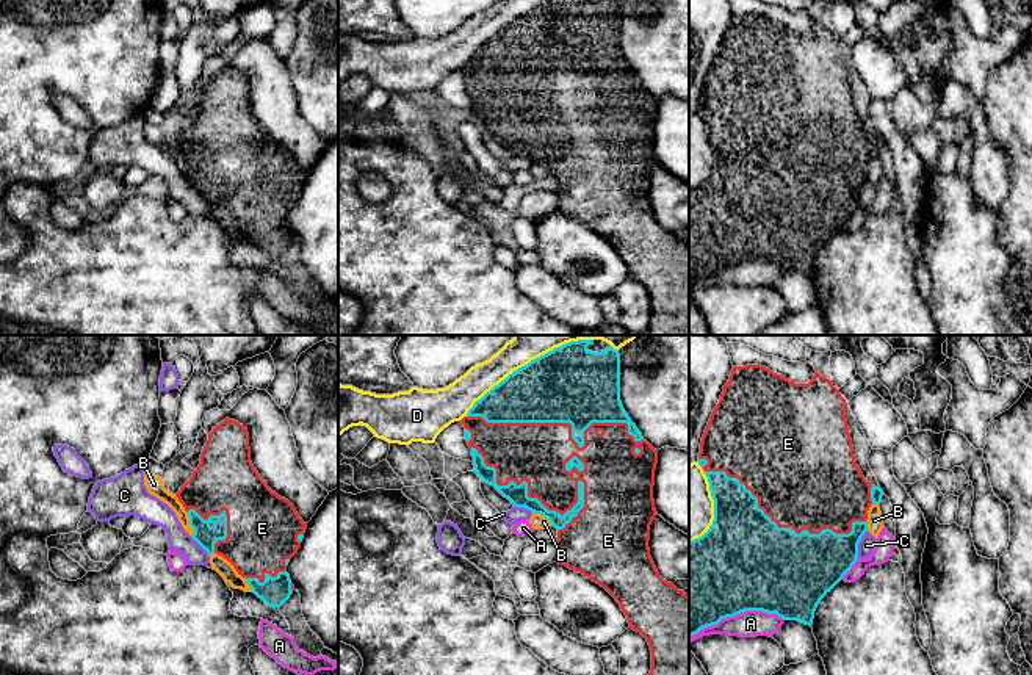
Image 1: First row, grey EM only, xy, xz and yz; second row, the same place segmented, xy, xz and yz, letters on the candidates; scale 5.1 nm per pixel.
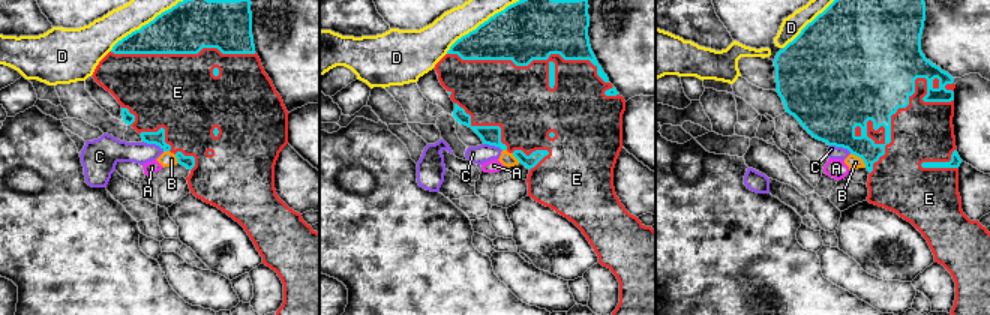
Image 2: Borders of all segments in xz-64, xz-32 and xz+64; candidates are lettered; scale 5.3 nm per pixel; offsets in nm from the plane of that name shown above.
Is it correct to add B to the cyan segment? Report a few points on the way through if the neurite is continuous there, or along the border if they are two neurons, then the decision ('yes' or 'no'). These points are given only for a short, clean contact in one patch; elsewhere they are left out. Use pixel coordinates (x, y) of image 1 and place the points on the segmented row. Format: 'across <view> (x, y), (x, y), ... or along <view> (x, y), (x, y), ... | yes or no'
no

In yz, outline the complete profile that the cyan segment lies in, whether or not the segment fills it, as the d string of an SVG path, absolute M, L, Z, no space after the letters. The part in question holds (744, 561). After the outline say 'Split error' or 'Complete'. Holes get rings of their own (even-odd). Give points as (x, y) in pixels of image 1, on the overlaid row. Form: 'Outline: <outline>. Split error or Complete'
Outline: M761 365L733 366L728 382L714 407L700 443L698 465L703 468L711 496L714 500L714 520L698 539L689 540L689 636L706 626L717 625L722 619L734 617L745 611L777 614L783 620L797 620L813 625L814 611L821 600L844 578L858 558L858 543L868 531L868 511L880 504L883 490L871 485L853 456L853 446L846 420L847 402L830 379L817 371L808 384L796 384Z. Split error

